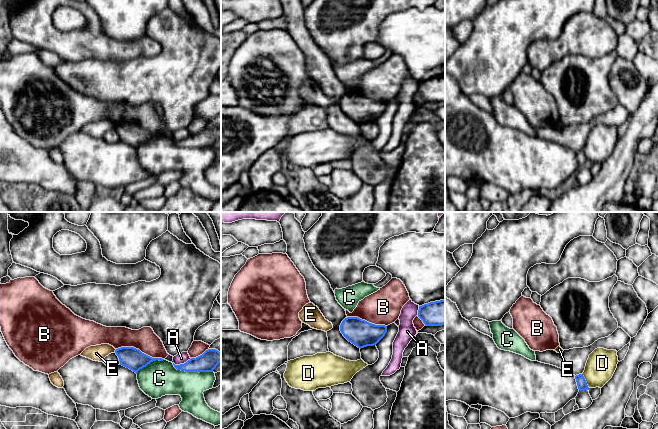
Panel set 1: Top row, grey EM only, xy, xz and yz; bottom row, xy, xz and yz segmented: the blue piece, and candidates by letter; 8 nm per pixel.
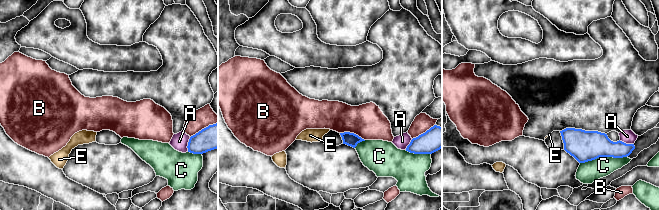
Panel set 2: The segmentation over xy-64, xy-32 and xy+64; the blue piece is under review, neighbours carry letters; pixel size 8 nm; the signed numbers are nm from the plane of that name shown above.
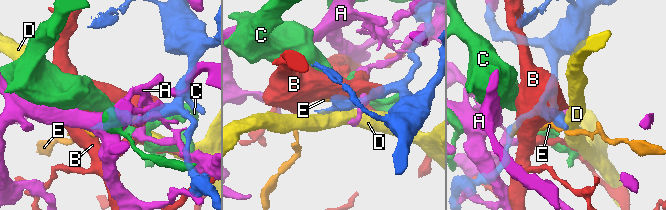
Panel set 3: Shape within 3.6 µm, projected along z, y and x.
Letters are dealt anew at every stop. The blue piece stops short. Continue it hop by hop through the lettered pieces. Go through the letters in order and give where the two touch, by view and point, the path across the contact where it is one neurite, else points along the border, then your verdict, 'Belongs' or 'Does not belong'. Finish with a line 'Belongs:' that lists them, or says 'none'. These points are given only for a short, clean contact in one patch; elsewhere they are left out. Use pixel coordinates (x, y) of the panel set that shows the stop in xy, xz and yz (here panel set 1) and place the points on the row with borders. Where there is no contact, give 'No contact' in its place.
A: Touches blue at xy (182, 364). Does not belong
B: Touches blue at xy (139, 350). Does not belong
C: Touches blue at xy (192, 371). Does not belong
D: Touches blue at yz (585, 381). Boundary: yz (582, 374), (589, 387). Does not belong
E: Touches blue at xy (115, 350). Boundary: xy (116, 349), (114, 351). Does not belong
Belongs: none

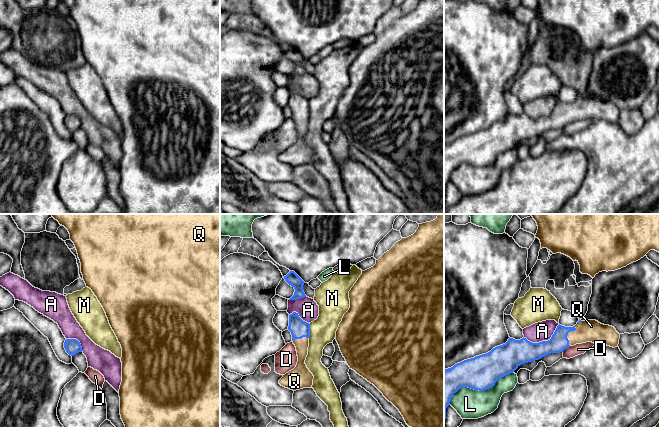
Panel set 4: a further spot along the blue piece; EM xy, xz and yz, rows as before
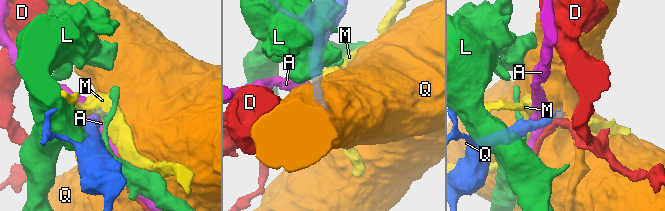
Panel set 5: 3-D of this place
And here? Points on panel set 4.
A: Touches blue at yz (543, 341). Boundary: yz (559, 324), (552, 336), (547, 340), (530, 342), (523, 337). Does not belong
D: Touches blue at yz (566, 348). Boundary: yz (570, 346), (562, 351). Does not belong
L: Touches blue at yz (478, 389). Does not belong
M: Touches blue at xz (309, 330). Boundary: xz (308, 323), (309, 337). Does not belong
Q: Touches blue at yz (567, 334). Path across: yz (559, 342), (567, 334), (592, 331). Belongs
Belongs: Q

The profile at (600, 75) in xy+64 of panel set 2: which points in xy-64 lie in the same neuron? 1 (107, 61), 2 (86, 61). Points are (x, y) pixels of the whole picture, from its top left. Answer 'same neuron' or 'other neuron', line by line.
1: other neuron
2: other neuron

